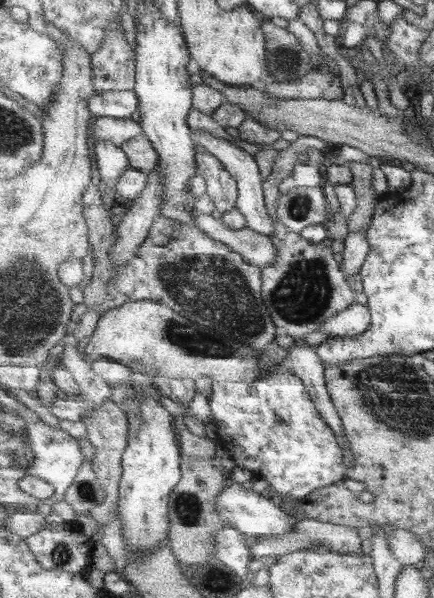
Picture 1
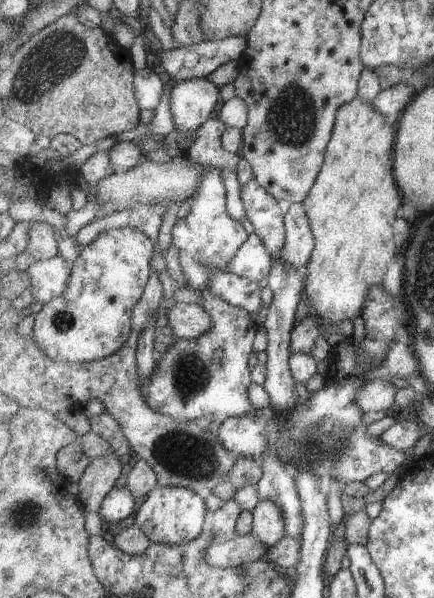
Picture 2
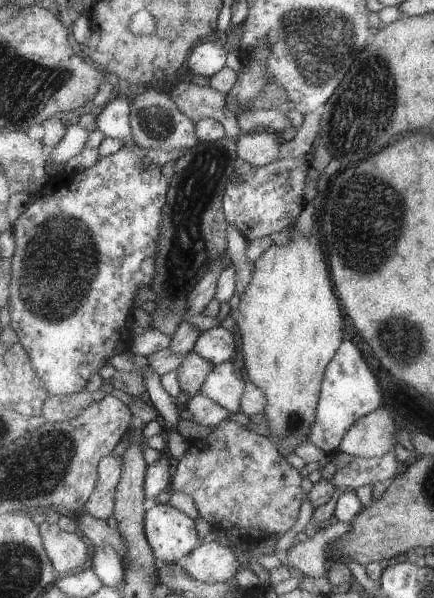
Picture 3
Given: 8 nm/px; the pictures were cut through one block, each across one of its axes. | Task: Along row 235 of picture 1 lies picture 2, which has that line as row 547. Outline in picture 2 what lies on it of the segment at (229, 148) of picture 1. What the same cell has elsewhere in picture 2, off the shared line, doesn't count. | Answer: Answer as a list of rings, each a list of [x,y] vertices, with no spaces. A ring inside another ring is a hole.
[[[260,500],[254,509],[253,534],[267,548],[275,546],[287,532],[287,524],[279,506],[271,500]]]

